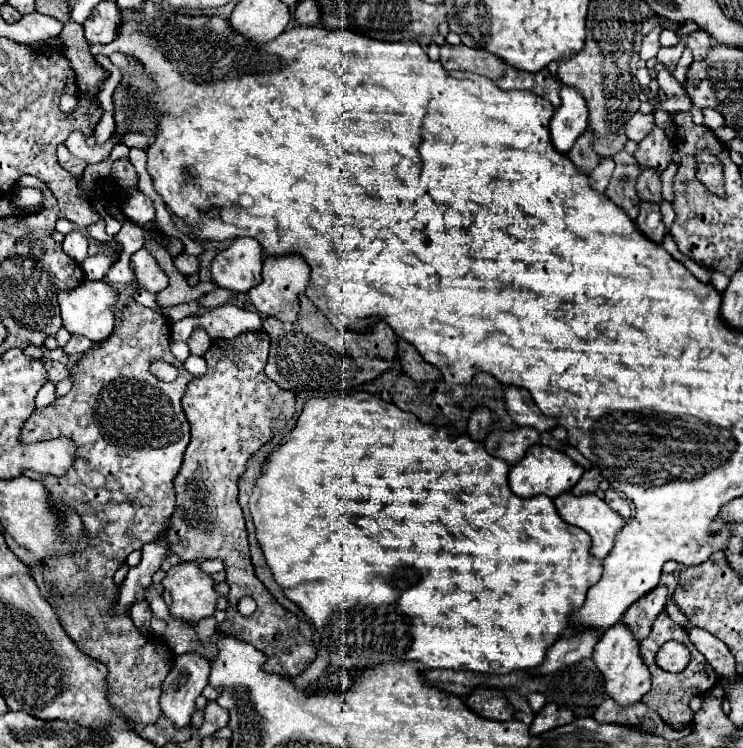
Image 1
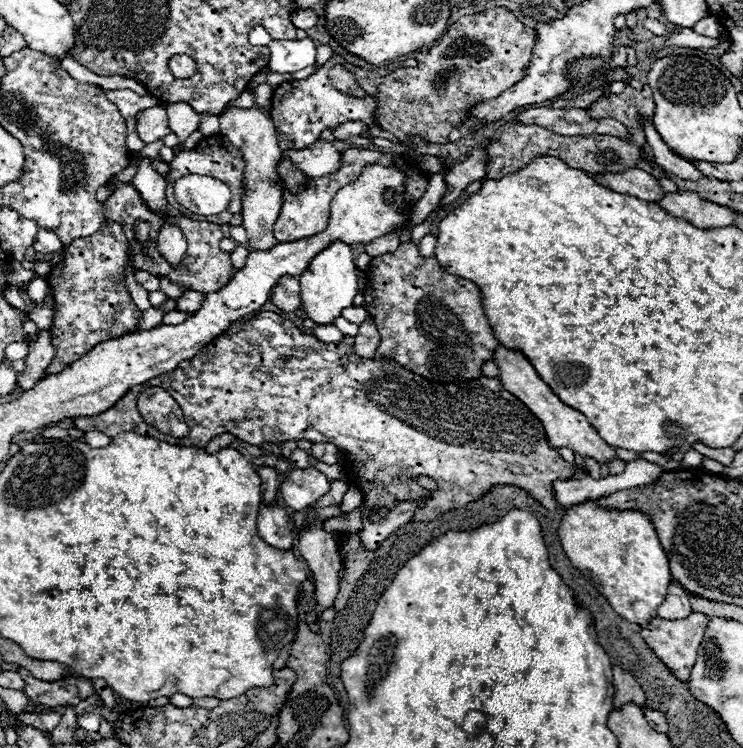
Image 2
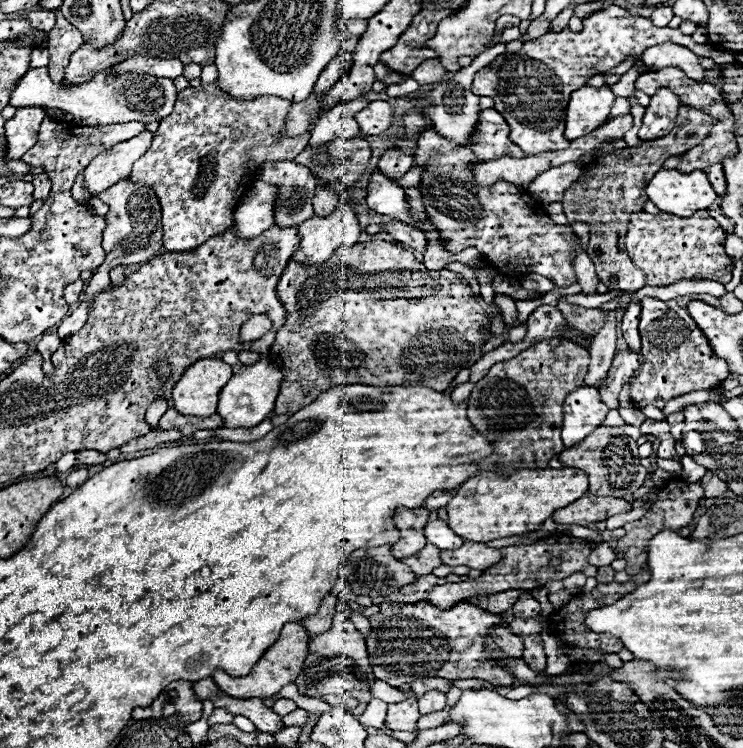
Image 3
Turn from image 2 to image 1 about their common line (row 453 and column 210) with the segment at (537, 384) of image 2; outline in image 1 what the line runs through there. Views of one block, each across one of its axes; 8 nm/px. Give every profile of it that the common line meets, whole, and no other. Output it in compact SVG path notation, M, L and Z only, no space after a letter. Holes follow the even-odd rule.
M180 562L172 566L162 582L170 592L170 612L186 622L198 622L216 612L216 582L206 574L198 562Z

